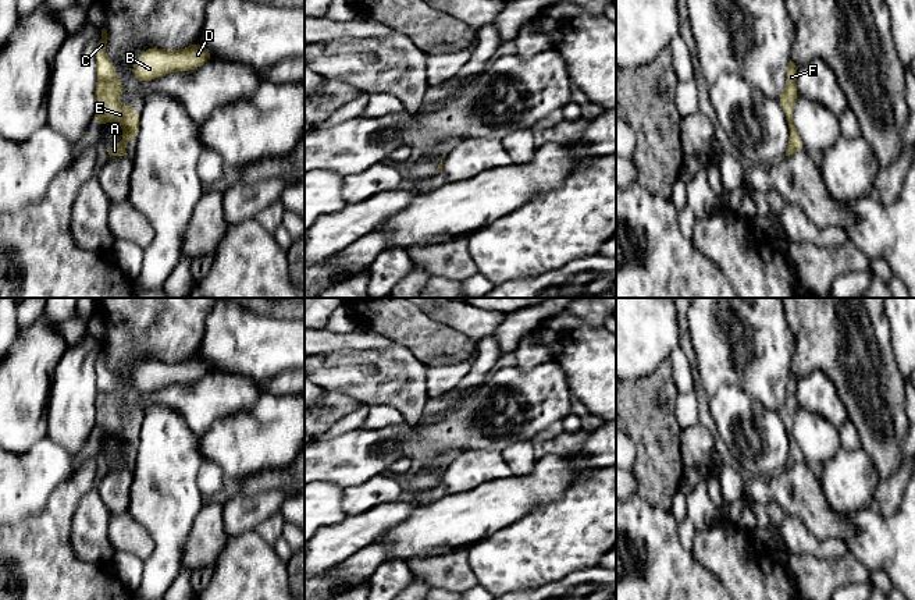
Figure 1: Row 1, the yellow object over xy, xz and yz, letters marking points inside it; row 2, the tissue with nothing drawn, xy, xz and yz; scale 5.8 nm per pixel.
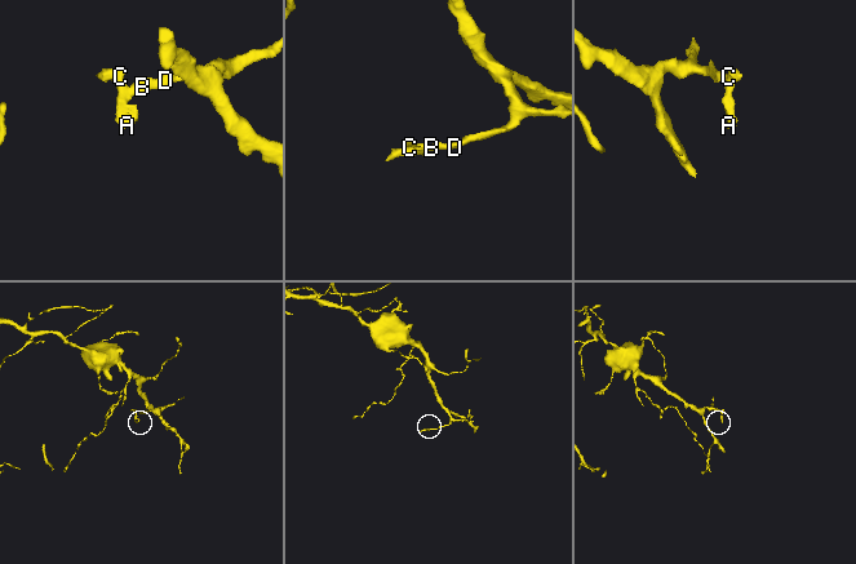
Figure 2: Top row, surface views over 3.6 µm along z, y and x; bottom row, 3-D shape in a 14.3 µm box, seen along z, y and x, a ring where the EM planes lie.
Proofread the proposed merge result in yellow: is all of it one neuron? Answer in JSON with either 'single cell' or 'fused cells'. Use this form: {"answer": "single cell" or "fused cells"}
{"answer": "single cell"}

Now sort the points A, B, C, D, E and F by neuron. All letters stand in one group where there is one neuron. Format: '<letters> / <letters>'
A B C D E F

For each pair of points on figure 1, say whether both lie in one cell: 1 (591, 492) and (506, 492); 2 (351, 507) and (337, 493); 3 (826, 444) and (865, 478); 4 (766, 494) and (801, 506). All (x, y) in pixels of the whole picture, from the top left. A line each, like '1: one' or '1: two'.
1: two
2: one
3: one
4: one

